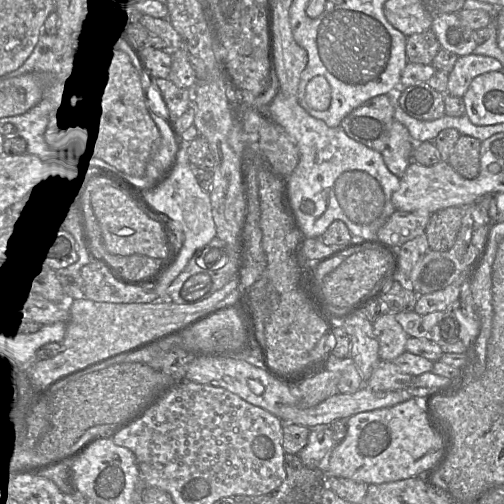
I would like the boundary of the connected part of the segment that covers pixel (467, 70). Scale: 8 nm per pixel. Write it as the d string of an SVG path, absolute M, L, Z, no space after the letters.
M477 54L461 56L448 74L447 93L463 97L474 78L494 71L502 71L503 65L497 59Z

